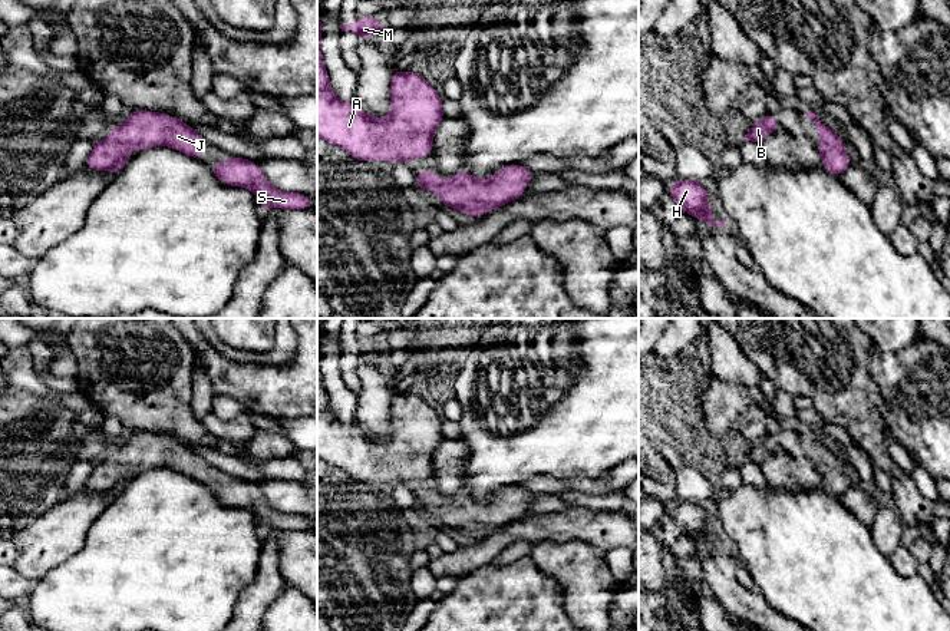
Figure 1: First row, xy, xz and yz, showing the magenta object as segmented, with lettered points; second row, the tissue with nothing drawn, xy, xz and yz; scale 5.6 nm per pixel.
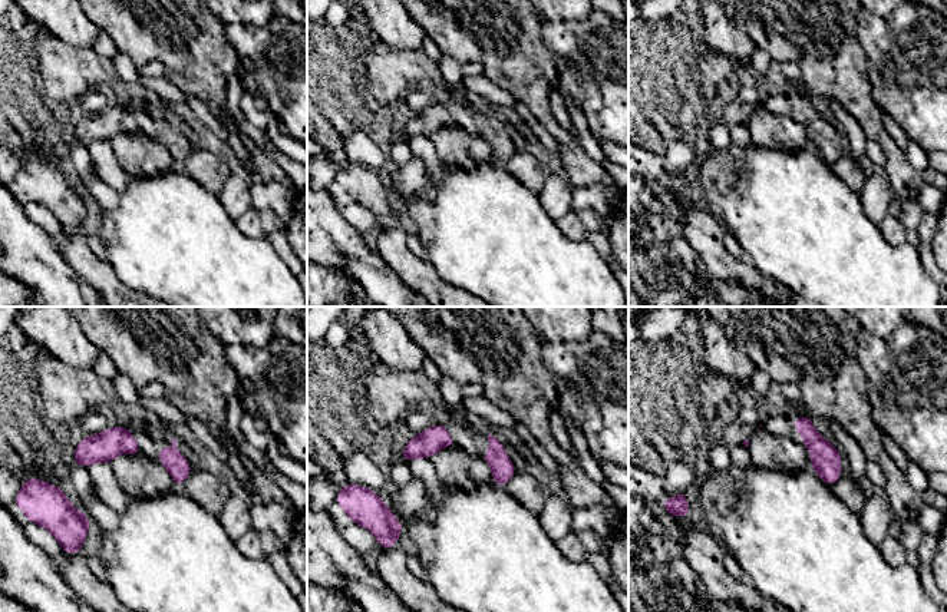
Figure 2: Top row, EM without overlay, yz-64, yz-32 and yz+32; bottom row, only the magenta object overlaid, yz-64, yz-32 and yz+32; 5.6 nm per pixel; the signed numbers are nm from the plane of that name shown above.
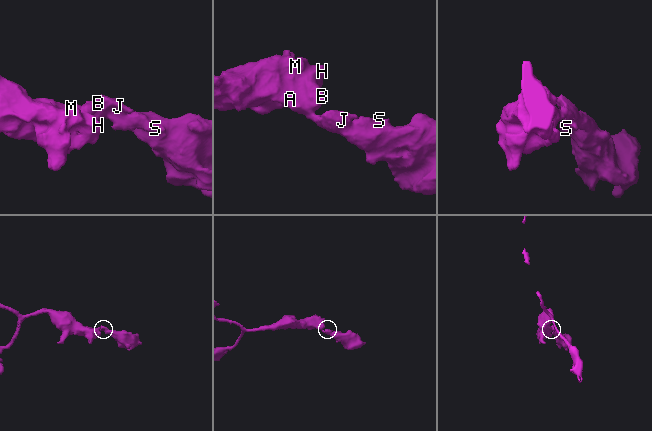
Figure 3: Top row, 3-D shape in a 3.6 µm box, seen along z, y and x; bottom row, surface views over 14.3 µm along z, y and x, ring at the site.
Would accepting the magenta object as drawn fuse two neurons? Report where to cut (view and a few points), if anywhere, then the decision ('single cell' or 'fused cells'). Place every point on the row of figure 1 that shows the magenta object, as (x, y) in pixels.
cut none; single cell

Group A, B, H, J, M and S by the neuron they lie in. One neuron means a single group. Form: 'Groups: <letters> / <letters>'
Groups: A B H J M S

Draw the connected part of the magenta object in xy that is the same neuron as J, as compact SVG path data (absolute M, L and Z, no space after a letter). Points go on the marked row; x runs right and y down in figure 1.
M132 110L123 125L109 129L109 136L109 141L95 142L86 162L89 169L116 174L132 158L129 145L138 151L164 145L199 161L202 156L204 139L189 125L166 113Z

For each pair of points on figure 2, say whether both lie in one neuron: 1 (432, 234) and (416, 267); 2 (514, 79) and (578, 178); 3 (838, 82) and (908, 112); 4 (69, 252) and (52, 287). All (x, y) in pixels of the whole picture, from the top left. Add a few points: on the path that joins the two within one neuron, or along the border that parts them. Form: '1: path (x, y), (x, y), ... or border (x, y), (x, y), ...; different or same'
1: border (426, 260), (449, 284); different
2: path (538, 103), (551, 126), (570, 145), (571, 154); same
3: border (868, 63), (871, 98), (881, 111); different
4: border (56, 245), (62, 258), (89, 284); different

